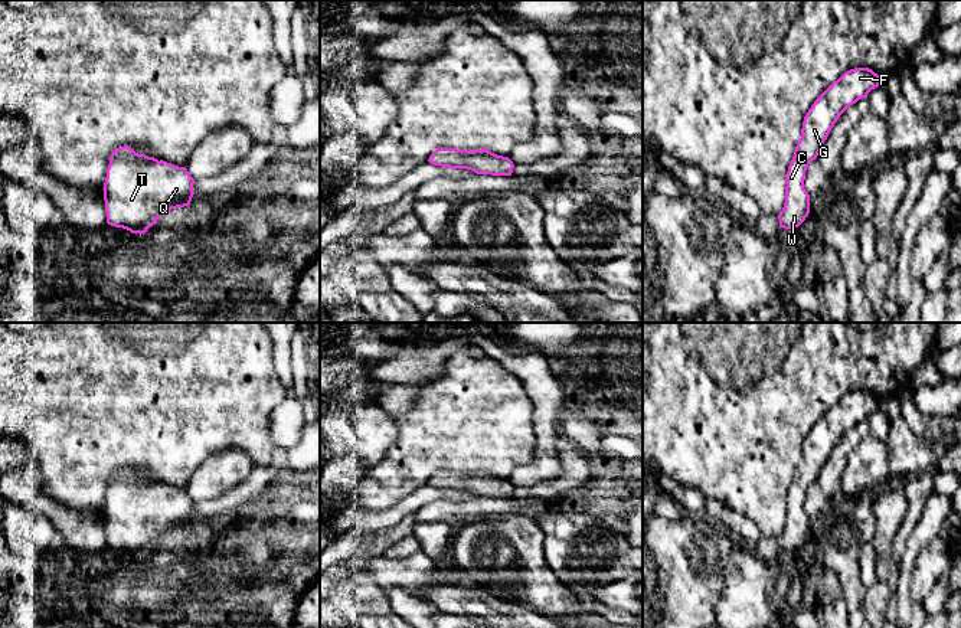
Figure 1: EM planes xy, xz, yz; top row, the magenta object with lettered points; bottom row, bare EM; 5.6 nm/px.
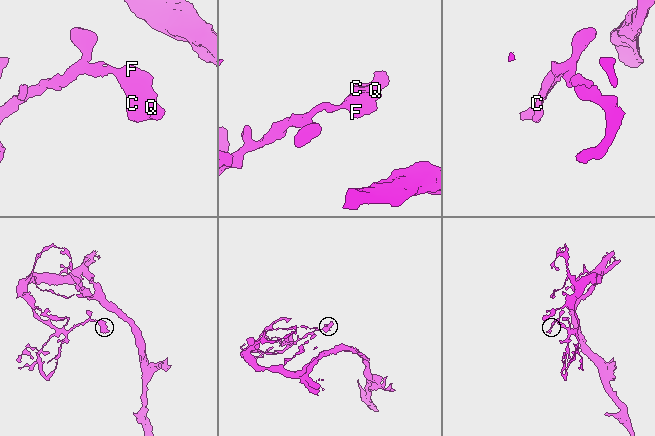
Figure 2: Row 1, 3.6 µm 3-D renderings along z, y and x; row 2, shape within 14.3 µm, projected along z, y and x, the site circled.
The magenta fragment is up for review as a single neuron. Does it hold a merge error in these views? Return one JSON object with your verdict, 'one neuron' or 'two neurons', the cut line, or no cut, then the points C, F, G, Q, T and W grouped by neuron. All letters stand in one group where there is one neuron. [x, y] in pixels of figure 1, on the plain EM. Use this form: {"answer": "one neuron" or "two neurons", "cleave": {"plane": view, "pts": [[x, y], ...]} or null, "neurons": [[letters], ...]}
{"answer": "one neuron", "cleave": null, "neurons": [["C", "F", "G", "Q", "T", "W"]]}

